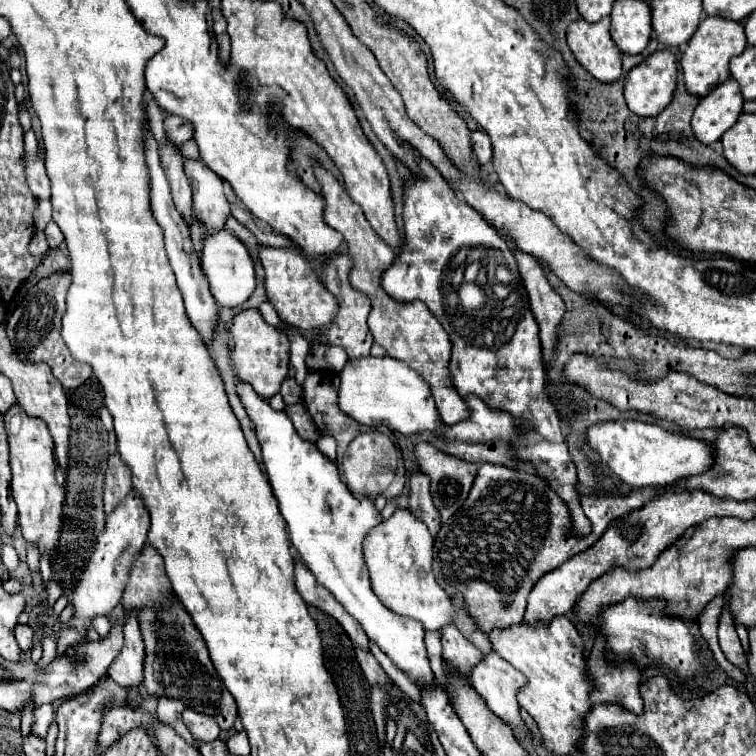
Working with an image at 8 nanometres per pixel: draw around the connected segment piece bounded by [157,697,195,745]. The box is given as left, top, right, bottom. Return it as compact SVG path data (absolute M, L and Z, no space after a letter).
M159 697L159 705L157 705L157 717L161 723L165 723L167 727L175 729L175 733L179 737L183 737L189 745L195 745L193 735L189 733L189 729L183 725L181 721L181 713L183 713L183 703L181 701L171 701L167 697Z

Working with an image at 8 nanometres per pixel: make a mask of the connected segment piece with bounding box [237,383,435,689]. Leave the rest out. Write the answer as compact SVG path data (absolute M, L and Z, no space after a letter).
M237 383L237 393L249 419L253 421L267 477L271 487L275 487L273 493L279 501L281 515L287 521L293 547L299 551L315 579L335 595L349 615L359 621L367 637L381 647L397 669L403 671L417 687L433 689L435 675L431 673L423 645L423 625L411 617L403 617L387 609L371 589L367 563L363 557L363 541L367 533L381 523L381 513L375 509L371 499L357 499L351 495L347 485L339 479L337 465L323 457L315 443L299 437L285 411L273 411L267 399L259 397L247 383Z

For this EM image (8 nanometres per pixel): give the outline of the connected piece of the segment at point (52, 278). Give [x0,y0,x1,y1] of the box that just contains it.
[5,271,91,389]

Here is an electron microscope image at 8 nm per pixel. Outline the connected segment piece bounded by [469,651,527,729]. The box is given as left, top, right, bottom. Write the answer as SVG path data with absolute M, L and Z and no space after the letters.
M487 653L485 659L471 669L469 681L499 719L519 729L525 729L519 717L519 703L515 699L515 693L527 681L519 671L515 671L507 661L503 661L499 653Z

